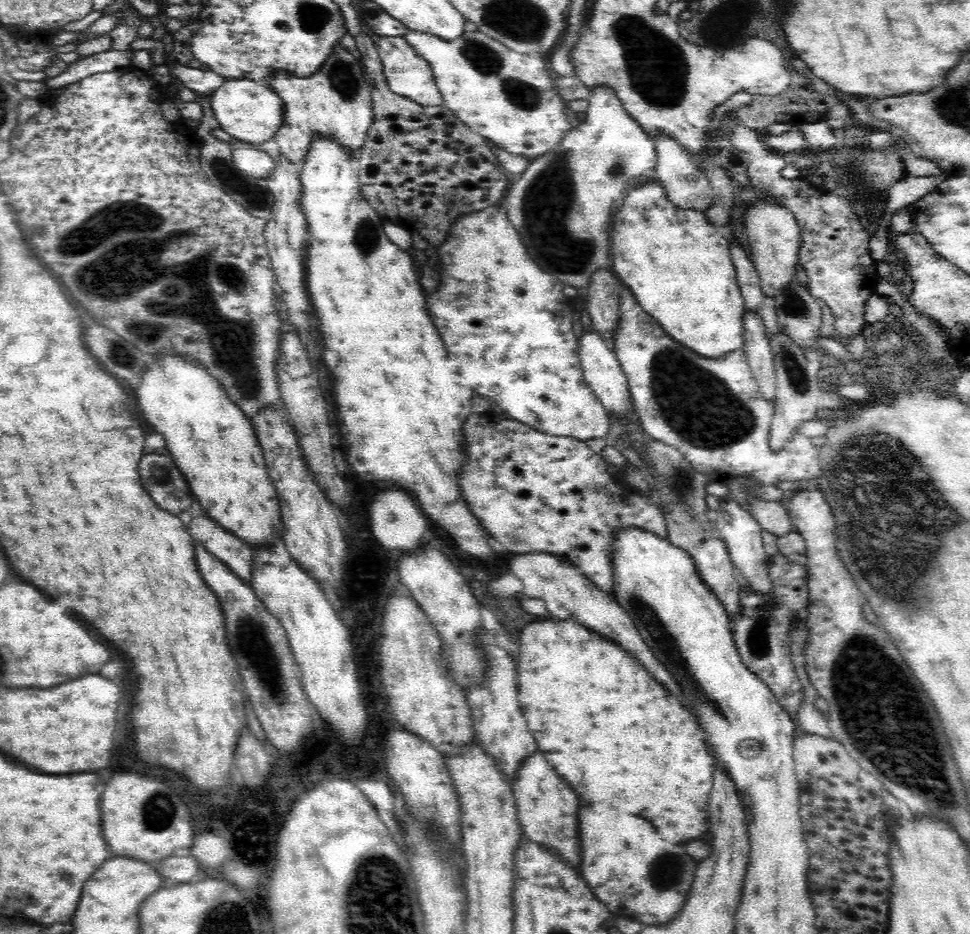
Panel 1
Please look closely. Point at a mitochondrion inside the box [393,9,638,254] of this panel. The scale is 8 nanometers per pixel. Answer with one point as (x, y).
(485, 57)

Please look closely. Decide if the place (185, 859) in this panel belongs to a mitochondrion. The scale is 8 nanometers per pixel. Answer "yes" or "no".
no

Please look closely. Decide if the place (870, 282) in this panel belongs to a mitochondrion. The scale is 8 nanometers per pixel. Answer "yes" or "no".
no

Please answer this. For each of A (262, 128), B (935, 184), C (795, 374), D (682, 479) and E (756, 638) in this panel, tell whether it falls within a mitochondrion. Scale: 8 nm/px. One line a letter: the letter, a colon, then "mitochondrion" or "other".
A: other
B: other
C: mitochondrion
D: mitochondrion
E: mitochondrion

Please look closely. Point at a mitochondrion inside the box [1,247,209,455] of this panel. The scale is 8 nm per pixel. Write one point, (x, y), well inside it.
(153, 325)

